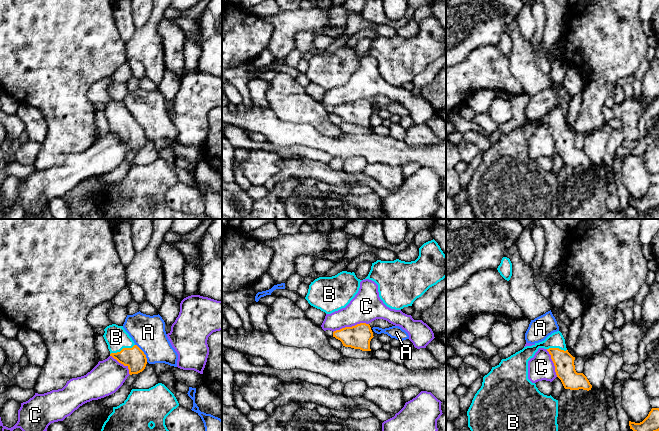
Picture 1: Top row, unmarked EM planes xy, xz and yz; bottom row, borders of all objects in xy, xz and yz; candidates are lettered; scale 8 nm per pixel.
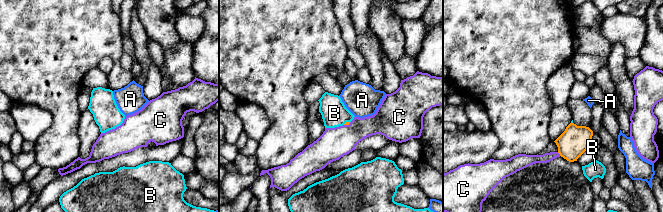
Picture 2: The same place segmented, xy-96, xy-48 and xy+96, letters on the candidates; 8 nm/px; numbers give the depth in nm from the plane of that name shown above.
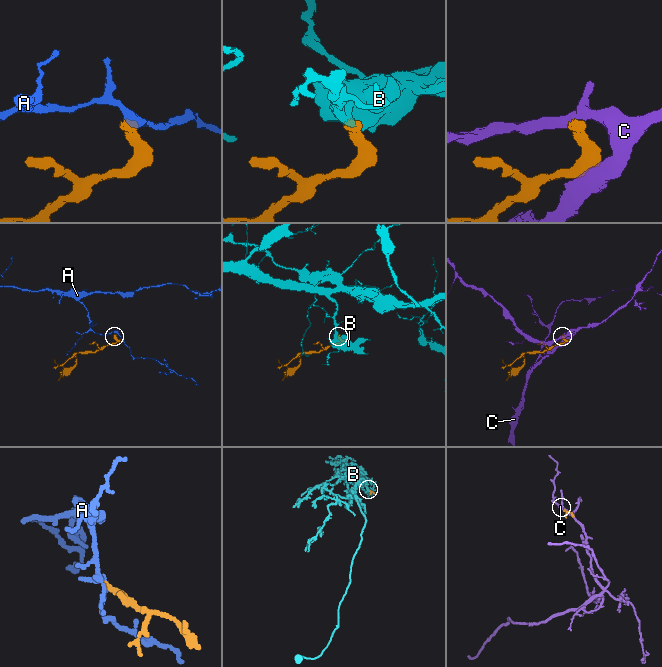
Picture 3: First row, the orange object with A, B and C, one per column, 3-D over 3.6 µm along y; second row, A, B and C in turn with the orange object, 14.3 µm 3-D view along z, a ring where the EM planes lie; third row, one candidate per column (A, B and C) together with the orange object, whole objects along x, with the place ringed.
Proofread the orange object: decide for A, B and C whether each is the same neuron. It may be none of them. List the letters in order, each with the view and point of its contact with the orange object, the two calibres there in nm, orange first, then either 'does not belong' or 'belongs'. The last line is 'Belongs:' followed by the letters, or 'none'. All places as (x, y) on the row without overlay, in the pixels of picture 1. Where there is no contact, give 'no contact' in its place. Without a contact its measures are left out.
A: xy (143, 129) | 170/280 nm | does not belong
B: xy (123, 124) | 170/180 nm | belongs
C: xz (350, 103) | 190/240 nm | does not belong
Belongs: B

